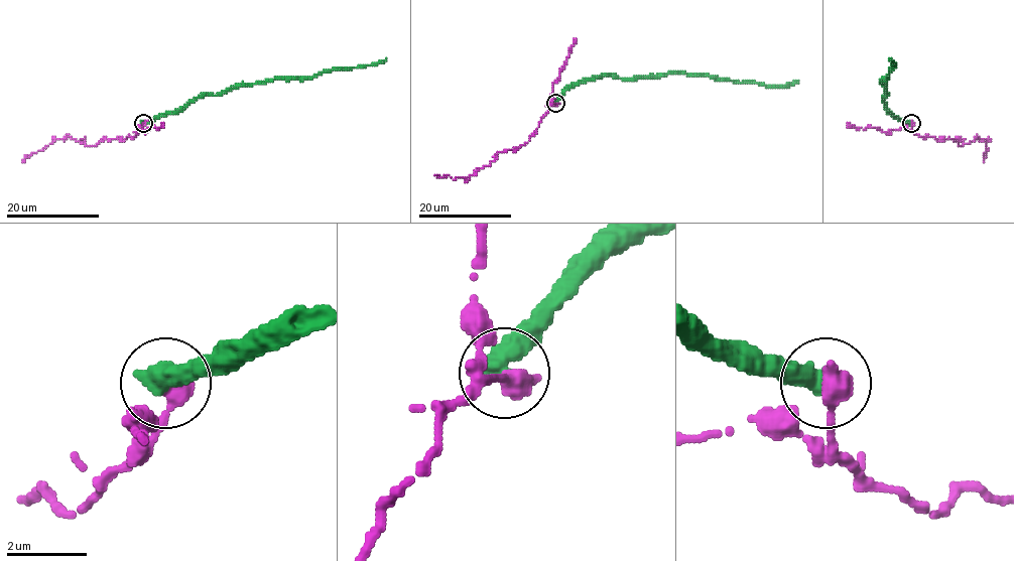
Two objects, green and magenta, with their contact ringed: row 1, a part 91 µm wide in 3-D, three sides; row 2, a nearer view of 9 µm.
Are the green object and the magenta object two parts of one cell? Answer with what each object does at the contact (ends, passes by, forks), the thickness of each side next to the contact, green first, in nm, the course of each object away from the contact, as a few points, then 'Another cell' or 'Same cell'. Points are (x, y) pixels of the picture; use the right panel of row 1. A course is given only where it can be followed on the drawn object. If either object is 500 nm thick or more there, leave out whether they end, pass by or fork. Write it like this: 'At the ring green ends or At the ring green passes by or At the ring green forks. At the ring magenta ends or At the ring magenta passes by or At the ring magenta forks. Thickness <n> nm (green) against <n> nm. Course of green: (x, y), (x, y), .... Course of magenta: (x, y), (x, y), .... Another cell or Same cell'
Thickness 550 nm (green) against 550 nm. Course of green: (911, 123), (902, 122), (888, 111), (881, 81), (894, 66), (888, 59). Course of magenta: (911, 123), (911, 129), (921, 137), (958, 139), (960, 146), (977, 136), (986, 139), (988, 150), (983, 161). Another cell

